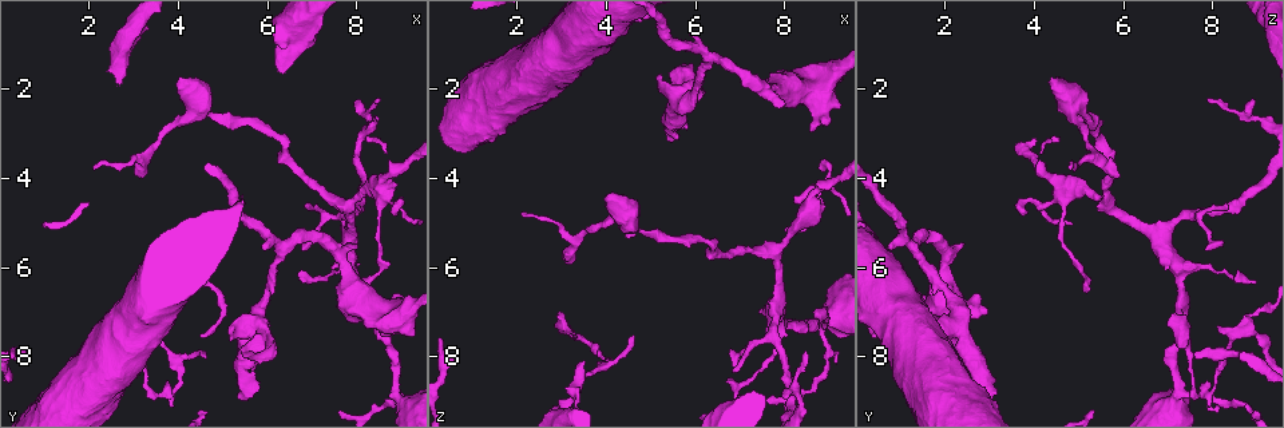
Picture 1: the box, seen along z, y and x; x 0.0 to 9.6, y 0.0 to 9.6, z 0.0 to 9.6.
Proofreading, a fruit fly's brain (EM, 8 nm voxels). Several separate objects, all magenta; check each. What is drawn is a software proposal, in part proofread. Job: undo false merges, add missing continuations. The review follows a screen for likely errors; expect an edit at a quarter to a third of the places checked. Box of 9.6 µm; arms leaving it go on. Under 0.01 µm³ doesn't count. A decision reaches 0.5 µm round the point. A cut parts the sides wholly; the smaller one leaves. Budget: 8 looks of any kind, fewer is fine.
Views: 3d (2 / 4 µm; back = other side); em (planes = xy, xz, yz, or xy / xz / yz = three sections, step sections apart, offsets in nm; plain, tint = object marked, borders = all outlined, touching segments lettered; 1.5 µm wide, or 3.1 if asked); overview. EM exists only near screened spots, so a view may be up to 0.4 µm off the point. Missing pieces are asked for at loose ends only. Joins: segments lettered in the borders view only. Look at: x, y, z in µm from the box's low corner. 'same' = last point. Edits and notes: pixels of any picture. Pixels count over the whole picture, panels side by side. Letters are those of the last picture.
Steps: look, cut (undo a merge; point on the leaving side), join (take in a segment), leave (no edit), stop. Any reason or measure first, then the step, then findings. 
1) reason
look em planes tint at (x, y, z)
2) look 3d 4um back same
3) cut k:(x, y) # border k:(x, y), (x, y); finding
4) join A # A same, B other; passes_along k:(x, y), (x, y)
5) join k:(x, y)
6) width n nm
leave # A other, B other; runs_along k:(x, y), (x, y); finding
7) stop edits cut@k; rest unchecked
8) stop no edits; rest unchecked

an open end
look em xz step 4 borders at (8.50, 2.25, 7.90)

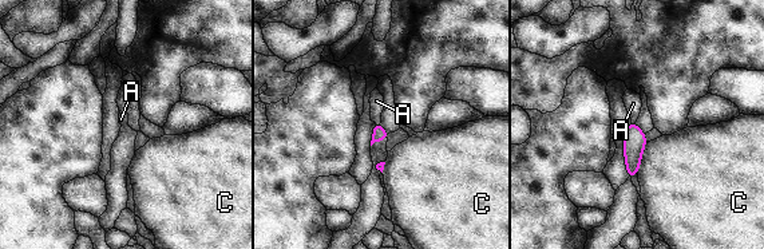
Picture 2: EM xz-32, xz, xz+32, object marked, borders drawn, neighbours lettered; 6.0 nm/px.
join A # A same, C other; passes_along 2:(379, 133), (376, 122), (376, 101); it goes on there

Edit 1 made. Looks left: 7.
arms part here
look em planes tint at (6.40, 5.55, 1.30)

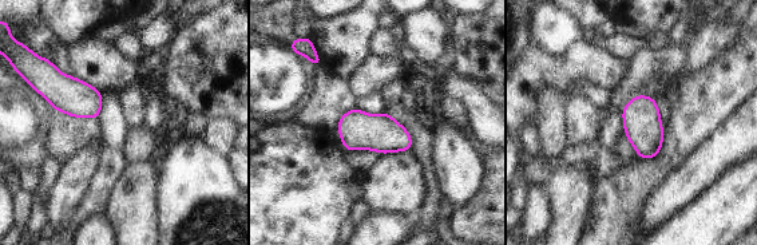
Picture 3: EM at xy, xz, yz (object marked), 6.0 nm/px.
see the neighbours
look em planes borders same

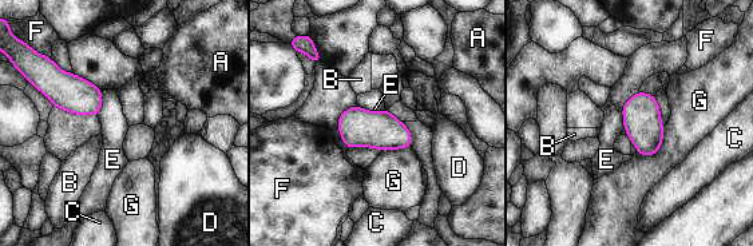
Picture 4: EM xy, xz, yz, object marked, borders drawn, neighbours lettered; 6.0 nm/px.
width 220 nm
leave # A other, B other, C other, D other, E other, F other, G other; border 4:(357, 104), (372, 111), (384, 110); one neuron here

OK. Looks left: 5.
branch stops here
look 3d 2um at (5.05, 7.35, 1.65)

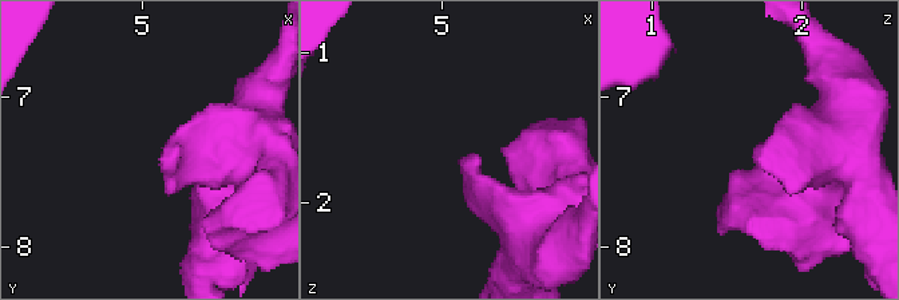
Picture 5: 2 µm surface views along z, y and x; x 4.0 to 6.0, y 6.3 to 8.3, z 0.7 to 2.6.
look em planes borders at (5.10, 7.42, 1.70)

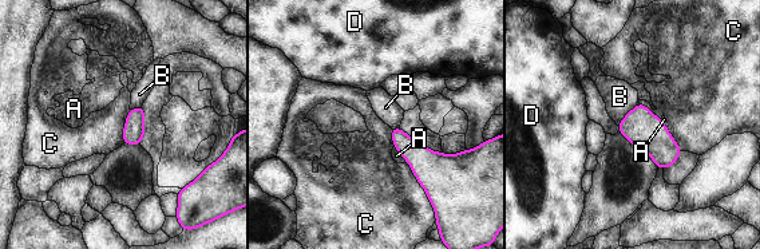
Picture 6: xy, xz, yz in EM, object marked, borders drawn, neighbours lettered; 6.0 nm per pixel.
leave # A other, B other, C other, D other; border 6:(638, 103), (617, 125); no lettered segment goes on from it

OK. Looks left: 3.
stop edits join@2; rest unchecked

